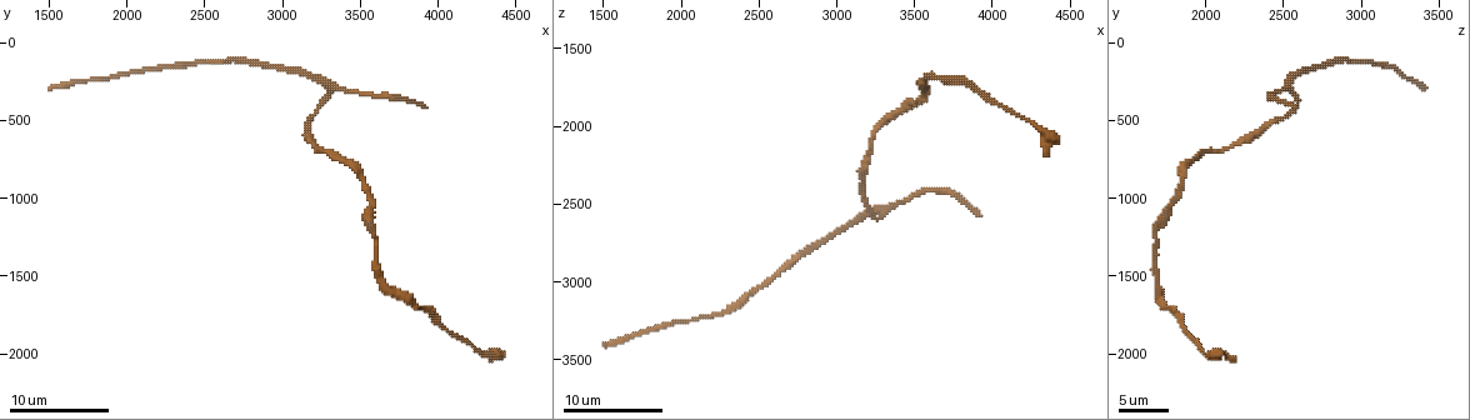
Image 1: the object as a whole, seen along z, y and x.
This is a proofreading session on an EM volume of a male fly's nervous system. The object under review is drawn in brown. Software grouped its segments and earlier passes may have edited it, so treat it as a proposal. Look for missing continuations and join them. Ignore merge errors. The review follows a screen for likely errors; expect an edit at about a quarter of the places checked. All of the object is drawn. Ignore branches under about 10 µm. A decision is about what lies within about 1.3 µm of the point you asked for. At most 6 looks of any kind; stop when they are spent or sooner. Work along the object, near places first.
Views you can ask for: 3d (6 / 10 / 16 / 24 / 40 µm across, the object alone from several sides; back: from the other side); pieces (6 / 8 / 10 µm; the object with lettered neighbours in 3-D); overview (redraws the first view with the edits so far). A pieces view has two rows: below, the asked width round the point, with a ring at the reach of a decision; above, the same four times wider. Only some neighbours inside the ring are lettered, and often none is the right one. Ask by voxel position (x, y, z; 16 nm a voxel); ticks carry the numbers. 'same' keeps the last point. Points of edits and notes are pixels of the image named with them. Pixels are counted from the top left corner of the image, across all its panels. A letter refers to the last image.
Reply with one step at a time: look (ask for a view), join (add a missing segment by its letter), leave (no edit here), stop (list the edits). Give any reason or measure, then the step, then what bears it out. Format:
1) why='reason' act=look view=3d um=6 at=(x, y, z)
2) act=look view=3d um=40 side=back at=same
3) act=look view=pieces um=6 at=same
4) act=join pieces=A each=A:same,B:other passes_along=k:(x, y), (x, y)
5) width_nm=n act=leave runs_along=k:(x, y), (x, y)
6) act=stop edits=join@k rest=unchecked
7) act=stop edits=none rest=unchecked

why='long arm stops here' act=look view=pieces um=6 at=(4340, 2020, 2180)

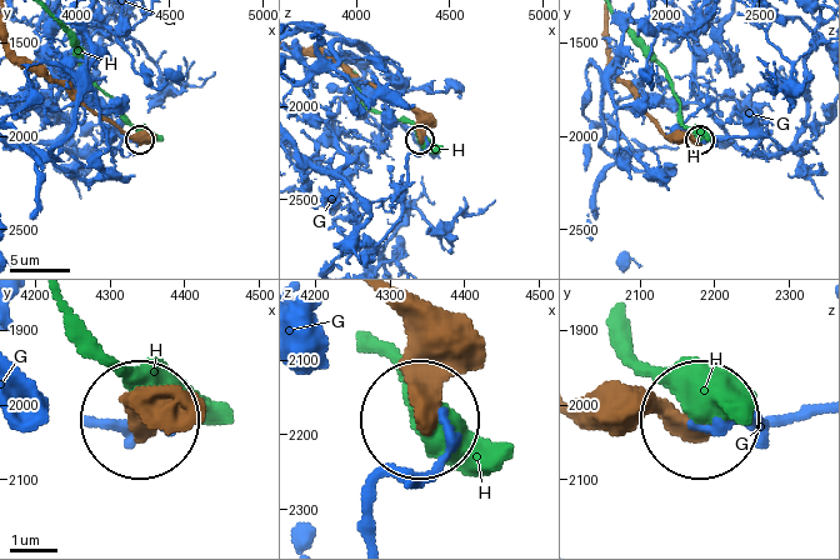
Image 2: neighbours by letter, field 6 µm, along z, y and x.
act=leave each=G:other,H:other runs_along=2:(390, 310), (414, 346), (414, 414) found='no lettered segment goes on from it'

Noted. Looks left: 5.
why='branch stops here' act=look view=3d um=10 at=(3900, 420, 2560)

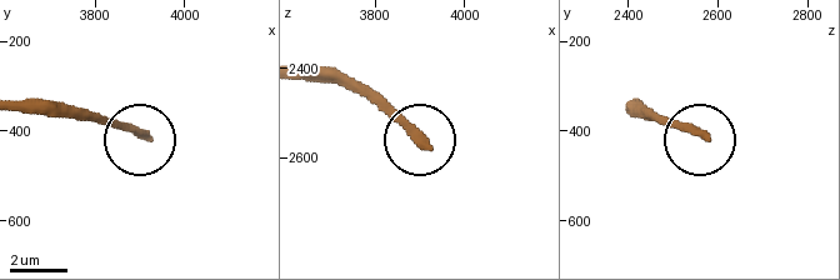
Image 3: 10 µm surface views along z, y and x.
act=look view=pieces um=6 at=(3920, 415, 2575)

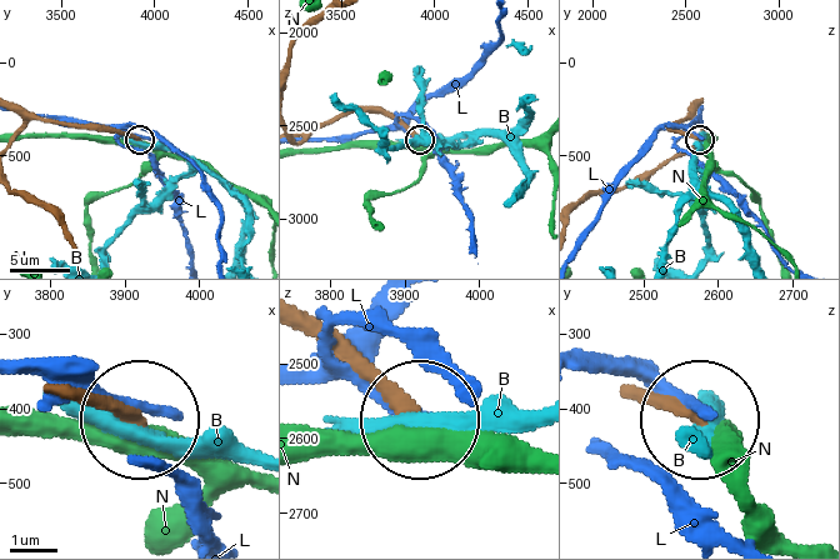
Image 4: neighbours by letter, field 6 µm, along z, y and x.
act=leave each=B:other,L:other,N:other runs_along=4:(309, 318), (413, 418) found='no lettered segment goes on from it'

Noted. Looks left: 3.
act=look view=3d um=10 at=(1520, 300, 3420)

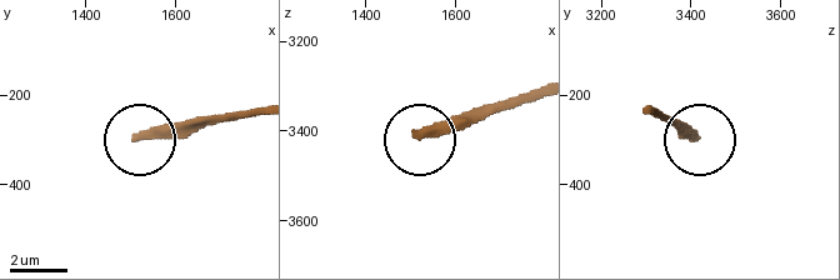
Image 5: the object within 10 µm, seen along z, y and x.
act=look view=pieces um=6 at=(1510, 290, 3410)

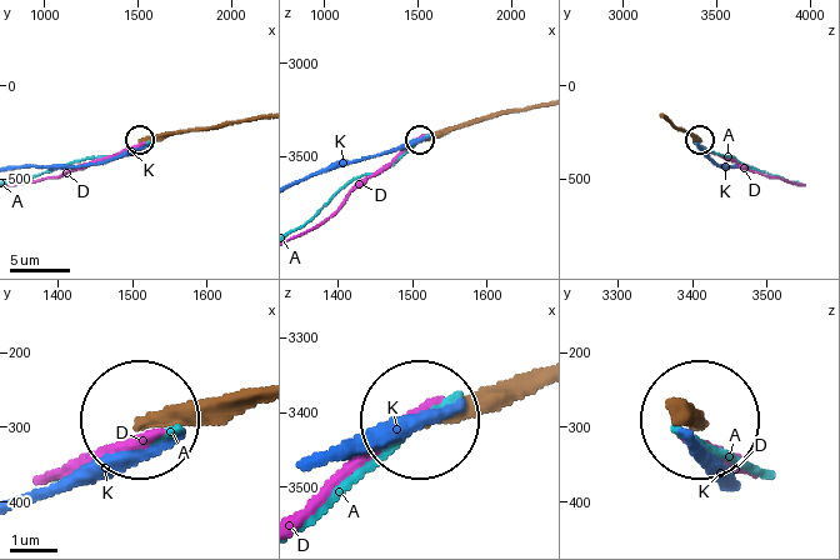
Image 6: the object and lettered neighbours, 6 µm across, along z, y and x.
width_nm=280 act=leave each=A:other,D:other,K:other runs_along=6:(258, 119), (141, 139) found='none of them fits'

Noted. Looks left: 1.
act=stop edits=none rest=unchecked

